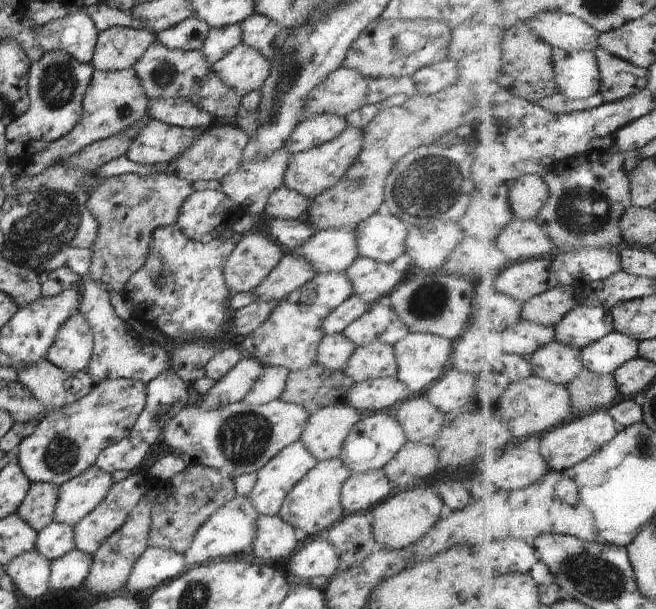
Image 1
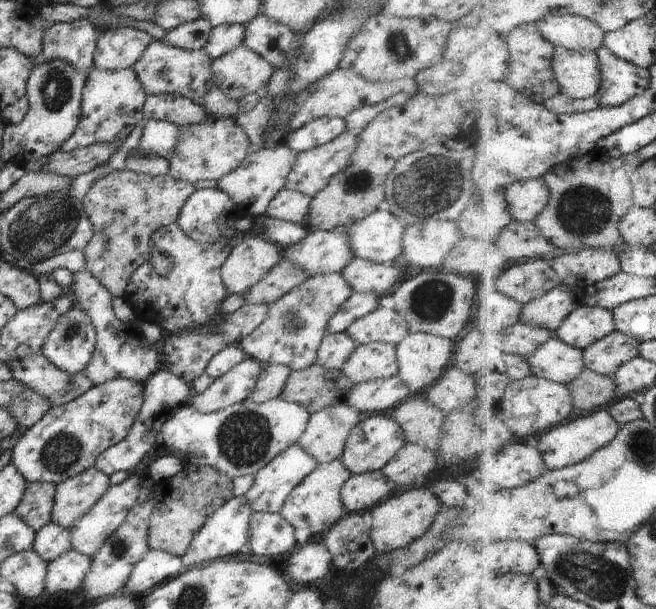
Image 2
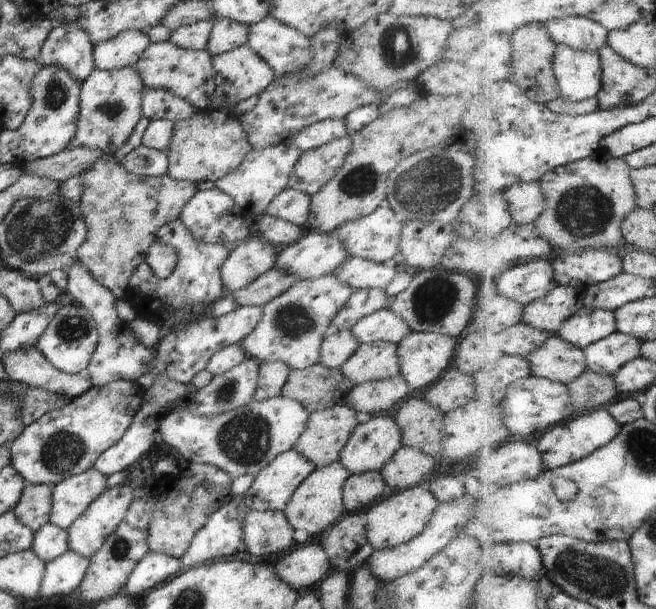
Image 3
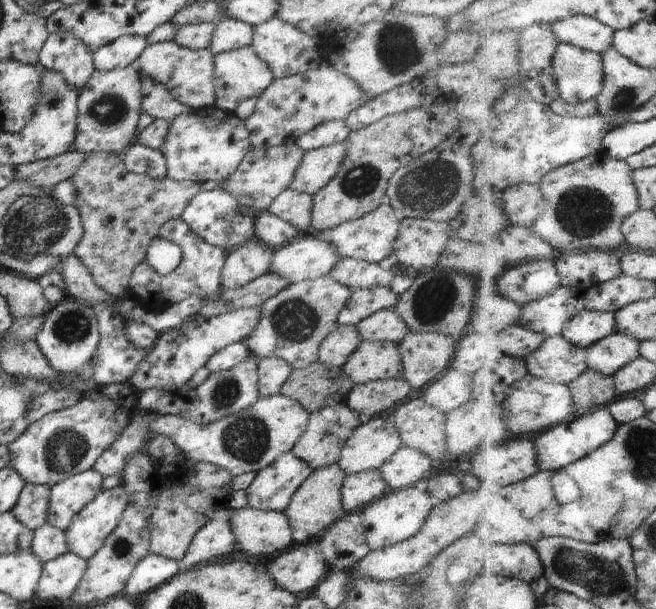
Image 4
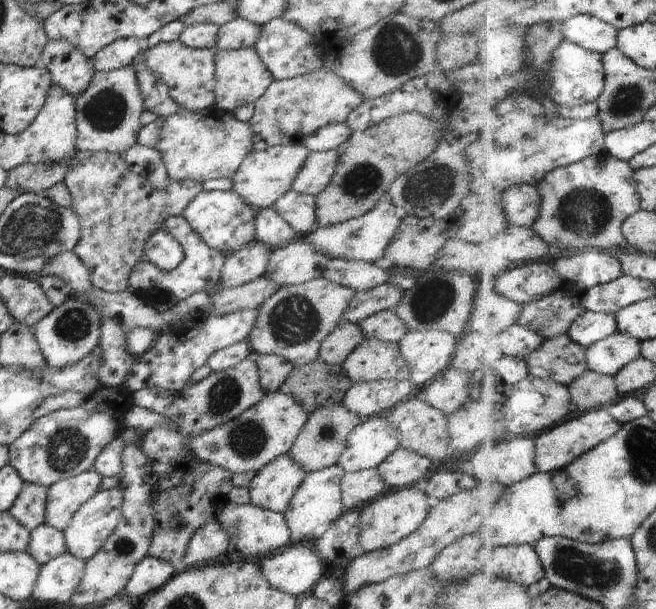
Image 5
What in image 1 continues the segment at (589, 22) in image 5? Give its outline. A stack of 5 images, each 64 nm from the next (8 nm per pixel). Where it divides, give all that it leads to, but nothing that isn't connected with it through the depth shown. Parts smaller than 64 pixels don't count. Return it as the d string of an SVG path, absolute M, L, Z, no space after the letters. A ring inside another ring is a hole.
M542 11L536 20L530 22L530 26L554 49L598 51L602 44L601 30L584 20L584 17Z

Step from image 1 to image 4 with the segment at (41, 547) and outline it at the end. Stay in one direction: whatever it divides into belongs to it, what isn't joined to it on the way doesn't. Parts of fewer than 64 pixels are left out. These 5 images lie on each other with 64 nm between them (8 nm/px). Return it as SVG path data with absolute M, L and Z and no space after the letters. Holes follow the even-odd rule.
M48 522L34 530L31 548L42 564L69 551L65 531L48 524Z

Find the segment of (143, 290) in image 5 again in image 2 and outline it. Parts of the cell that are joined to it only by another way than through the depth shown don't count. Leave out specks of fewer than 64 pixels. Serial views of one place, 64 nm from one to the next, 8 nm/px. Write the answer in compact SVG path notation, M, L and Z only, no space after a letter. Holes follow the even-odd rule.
M177 222L156 229L152 240L156 248L171 258L173 265L170 274L165 277L160 276L150 262L140 265L132 273L124 297L134 306L136 318L157 324L165 335L184 329L208 327L214 319L220 319L222 312L219 304L228 295L221 277L221 266L231 253L232 243L197 243L186 236Z

